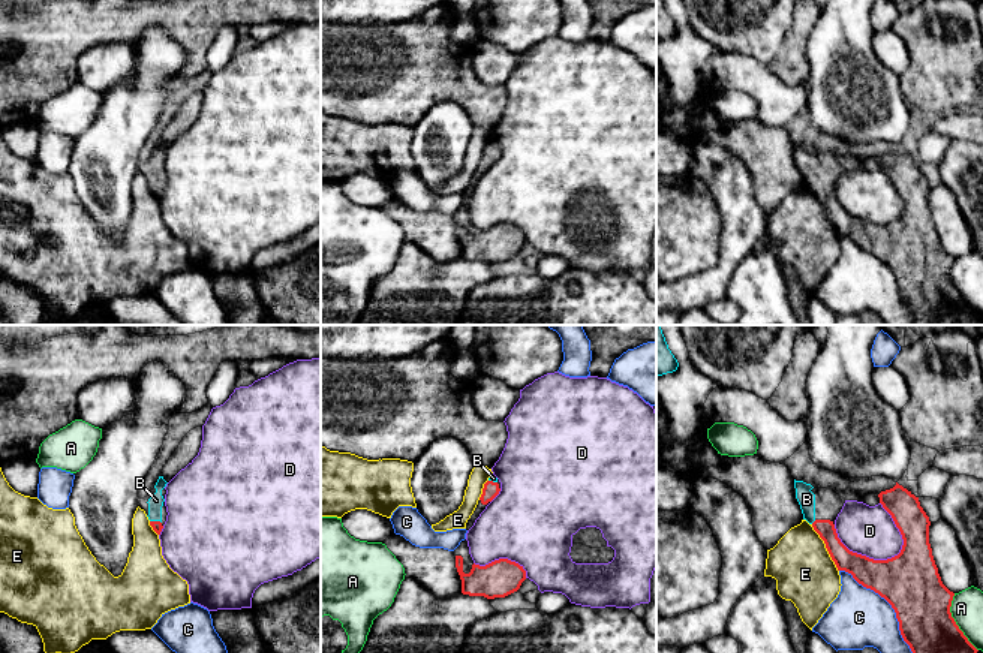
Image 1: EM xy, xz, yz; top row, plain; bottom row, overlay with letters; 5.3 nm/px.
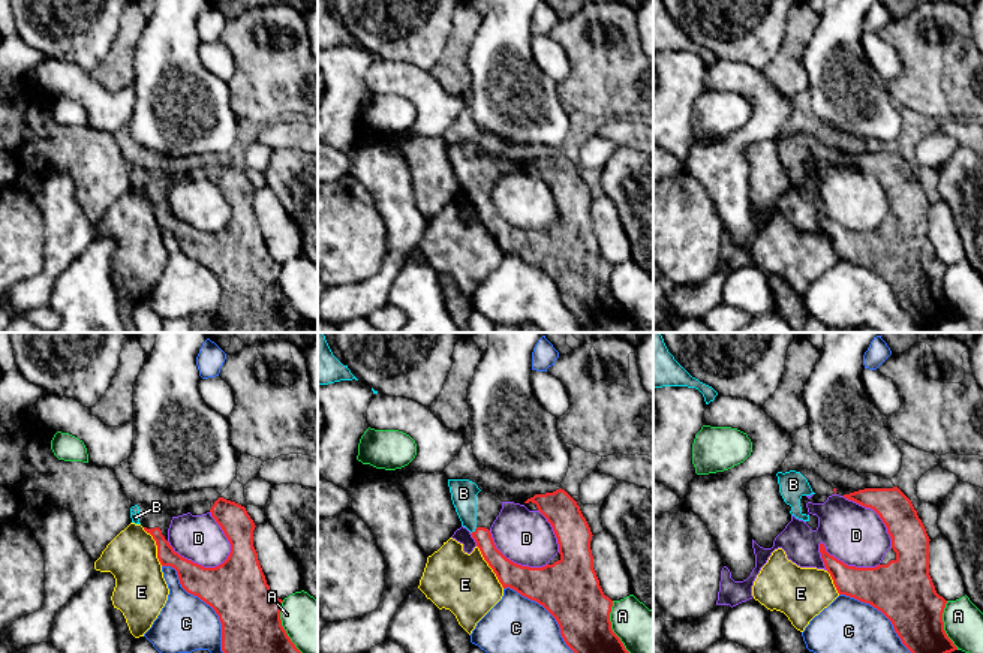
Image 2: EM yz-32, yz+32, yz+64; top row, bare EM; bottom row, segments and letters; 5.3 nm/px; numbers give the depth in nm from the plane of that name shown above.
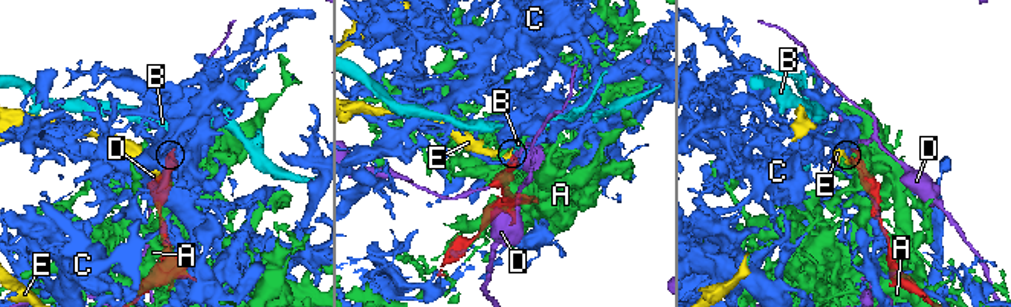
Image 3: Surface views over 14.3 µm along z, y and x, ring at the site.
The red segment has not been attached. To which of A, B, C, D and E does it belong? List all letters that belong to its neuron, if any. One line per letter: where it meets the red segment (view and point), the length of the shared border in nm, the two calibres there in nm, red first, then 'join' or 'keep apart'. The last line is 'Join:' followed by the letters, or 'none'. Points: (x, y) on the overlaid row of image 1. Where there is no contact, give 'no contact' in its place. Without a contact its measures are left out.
A: yz (955, 622) | 340 nm | 300/180 nm | keep apart
B: yz (814, 521) | 40 nm | 110/100 nm | join
C: yz (889, 602) | 600 nm | 320/320 nm | keep apart
D: yz (865, 556) | 400 nm | 280/280 nm | keep apart
E: yz (826, 547) | 300 nm | 150/320 nm | keep apart
Join: B

